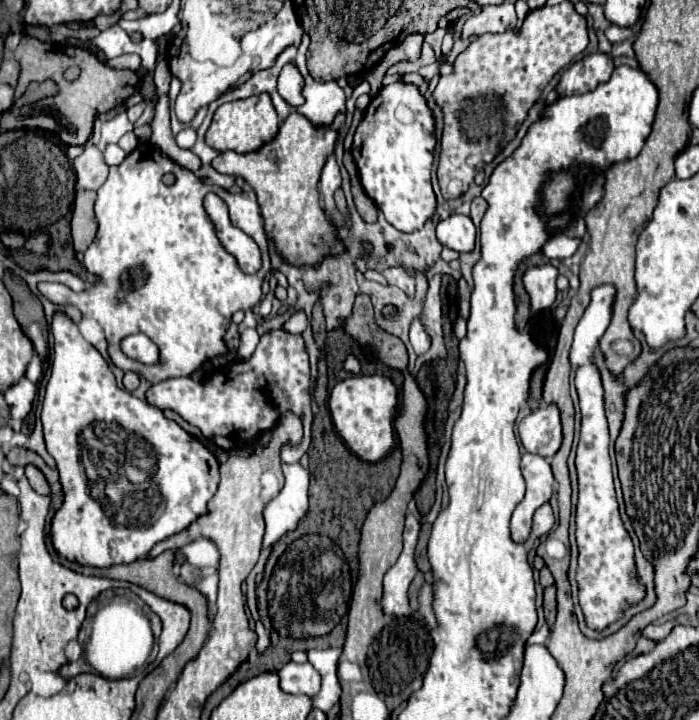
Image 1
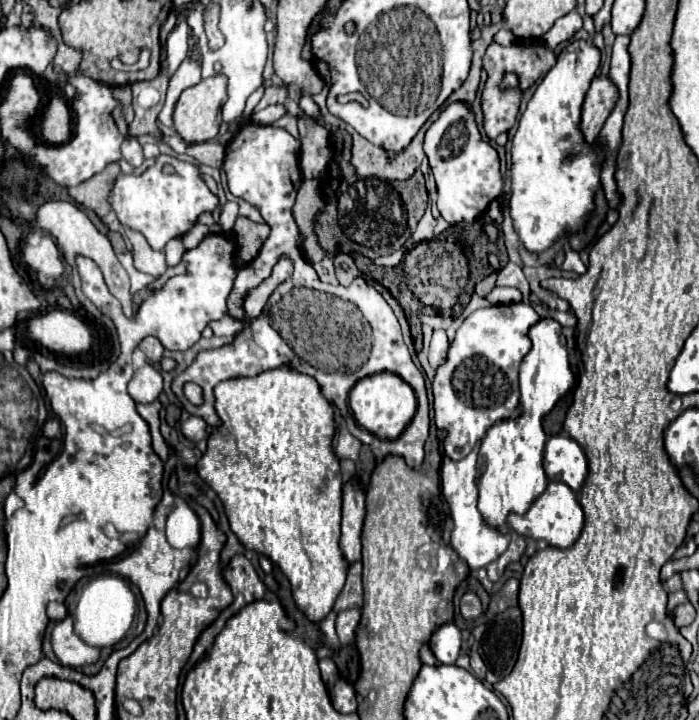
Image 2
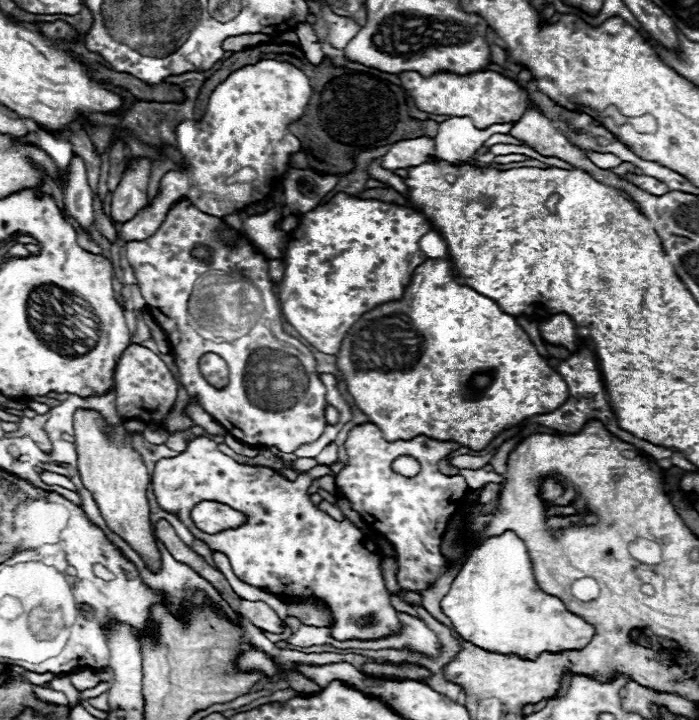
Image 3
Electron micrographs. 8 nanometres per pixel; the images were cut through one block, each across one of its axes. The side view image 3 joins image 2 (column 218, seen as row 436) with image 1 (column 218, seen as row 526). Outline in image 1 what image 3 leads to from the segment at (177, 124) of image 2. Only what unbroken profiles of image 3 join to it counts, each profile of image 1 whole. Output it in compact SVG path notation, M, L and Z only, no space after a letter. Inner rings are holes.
M258 94L258 96L250 96L246 100L236 100L236 102L228 102L222 104L212 120L212 126L206 132L206 144L218 152L238 152L238 154L246 154L246 152L256 152L260 150L264 144L272 142L278 134L278 114L270 102L268 94Z

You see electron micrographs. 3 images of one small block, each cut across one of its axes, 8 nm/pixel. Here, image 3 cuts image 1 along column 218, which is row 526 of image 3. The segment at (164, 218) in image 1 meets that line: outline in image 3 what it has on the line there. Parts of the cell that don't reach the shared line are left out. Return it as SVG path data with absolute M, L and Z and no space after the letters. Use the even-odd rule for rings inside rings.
M196 438L180 456L164 458L156 464L152 488L158 504L168 512L178 512L194 538L230 558L232 570L242 582L278 594L284 602L308 596L324 600L334 616L332 636L336 640L366 640L398 632L400 622L382 578L378 546L352 522L336 522L312 504L308 488L312 480L320 477L322 465L290 482L272 468L234 462L230 456L218 452L216 442L210 438ZM200 500L226 502L242 510L248 522L218 534L200 532L190 516L190 510Z

